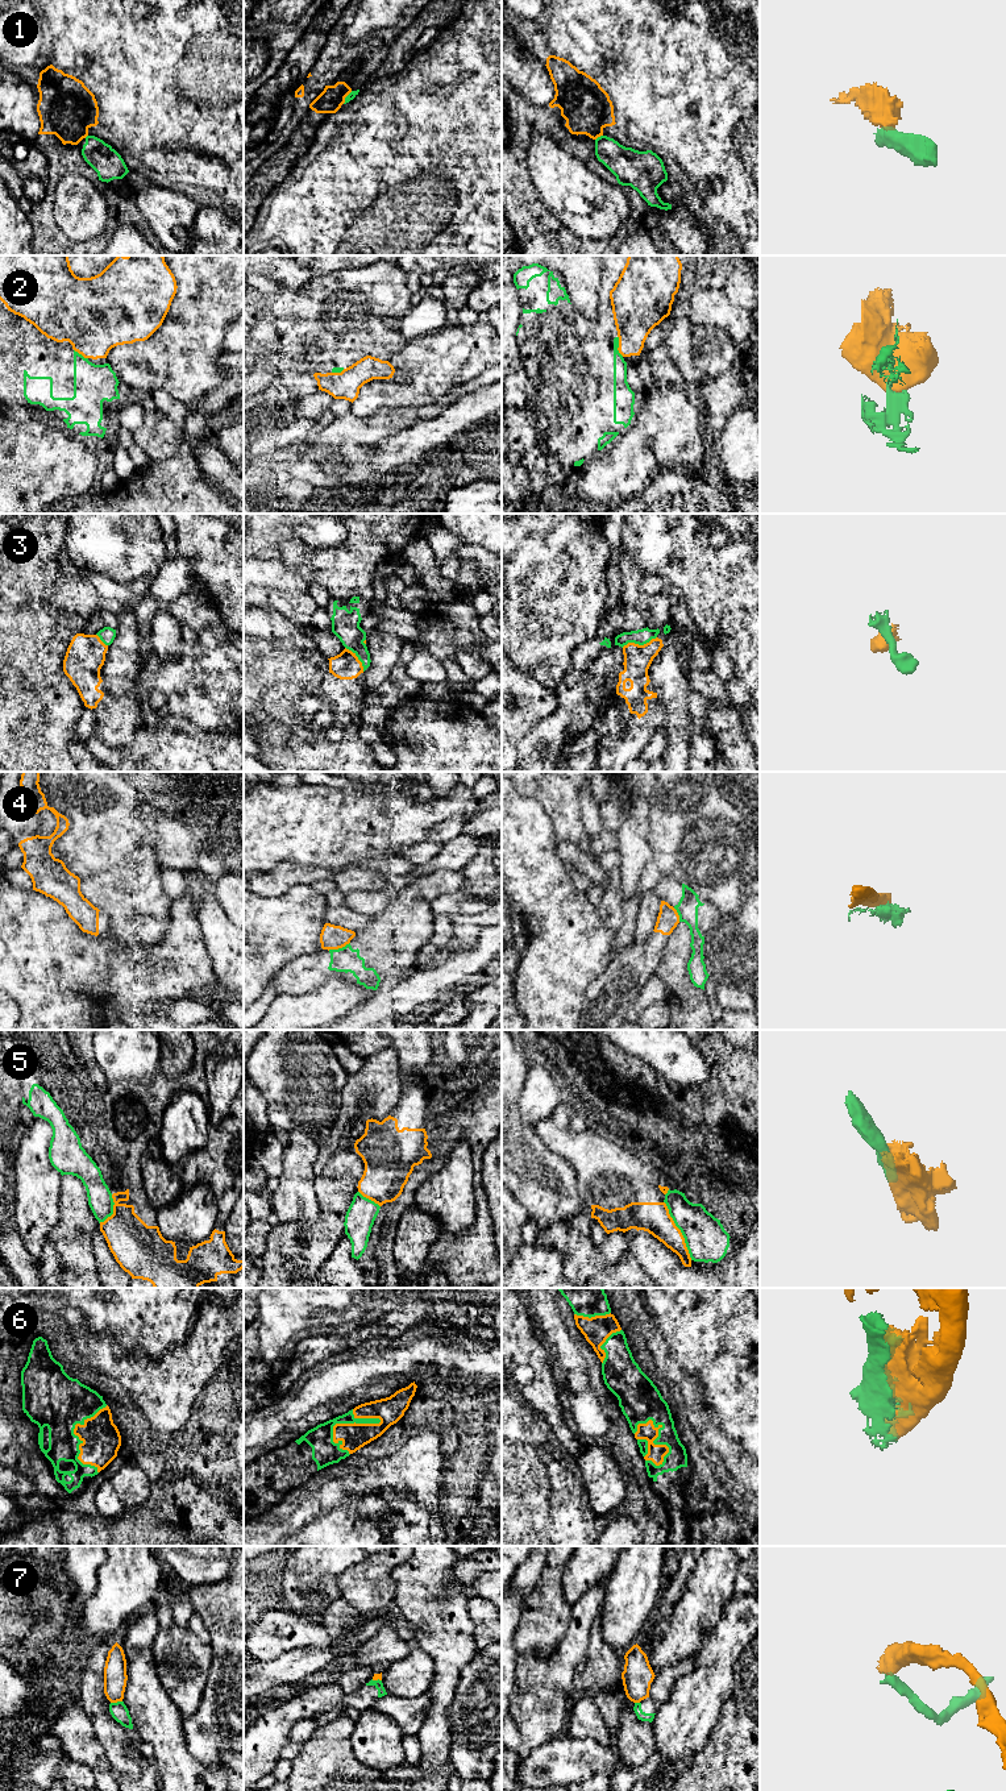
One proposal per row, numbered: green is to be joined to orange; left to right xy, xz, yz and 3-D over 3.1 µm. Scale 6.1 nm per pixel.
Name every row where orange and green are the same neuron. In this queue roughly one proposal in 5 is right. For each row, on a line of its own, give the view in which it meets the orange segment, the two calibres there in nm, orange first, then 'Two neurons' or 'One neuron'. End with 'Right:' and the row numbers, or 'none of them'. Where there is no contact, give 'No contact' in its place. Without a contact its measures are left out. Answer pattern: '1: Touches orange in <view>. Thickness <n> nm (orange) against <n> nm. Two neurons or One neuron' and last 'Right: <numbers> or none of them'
1: Touches orange in yz. Thickness 300 nm (orange) against 200 nm. Two neurons
2: Touches orange in yz. Thickness 300 nm (orange) against 100 nm. Two neurons
3: Touches orange in yz. Thickness 170 nm (orange) against 100 nm. Two neurons
4: Touches orange in xz. Thickness 150 nm (orange) against 150 nm. Two neurons
5: Touches orange in yz. Thickness 190 nm (orange) against 260 nm. Two neurons
6: Touches orange in xz. Thickness 160 nm (orange) against 160 nm. One neuron
7: Touches orange in xy. Thickness 140 nm (orange) against 110 nm. Two neurons
Right: 6

